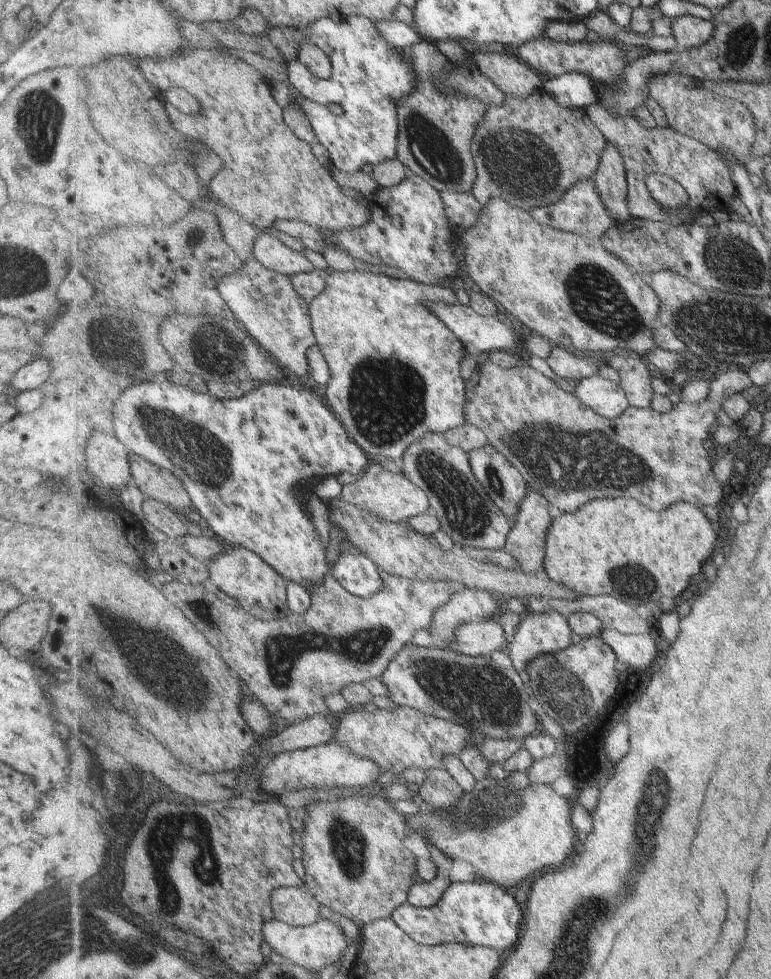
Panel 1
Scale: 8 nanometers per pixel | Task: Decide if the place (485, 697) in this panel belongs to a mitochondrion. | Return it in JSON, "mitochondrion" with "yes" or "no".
{"mitochondrion":"yes"}

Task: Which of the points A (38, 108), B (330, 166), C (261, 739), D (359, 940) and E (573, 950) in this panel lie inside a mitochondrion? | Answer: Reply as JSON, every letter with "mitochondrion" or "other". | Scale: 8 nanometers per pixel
{"A":"mitochondrion","B":"other","C":"other","D":"other","E":"mitochondrion"}

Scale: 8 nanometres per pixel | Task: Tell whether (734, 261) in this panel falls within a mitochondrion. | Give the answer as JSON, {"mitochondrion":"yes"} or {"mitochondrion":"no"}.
{"mitochondrion":"yes"}

